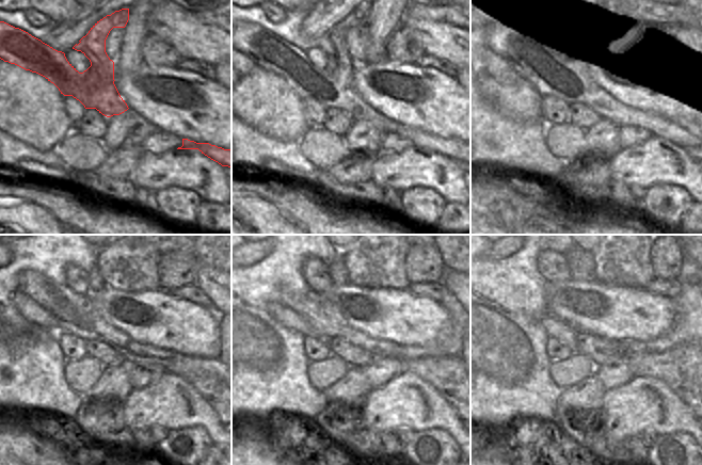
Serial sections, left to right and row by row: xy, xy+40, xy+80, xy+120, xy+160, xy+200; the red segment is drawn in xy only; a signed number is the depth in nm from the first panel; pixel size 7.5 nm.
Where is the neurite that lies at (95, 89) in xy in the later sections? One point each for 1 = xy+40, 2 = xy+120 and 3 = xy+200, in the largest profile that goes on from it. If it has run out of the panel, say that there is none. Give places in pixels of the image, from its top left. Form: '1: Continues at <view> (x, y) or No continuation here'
1: Continues at xy+40 (333, 86)
2: Continues at xy+120 (77, 314)
3: Continues at xy+200 (687, 327).

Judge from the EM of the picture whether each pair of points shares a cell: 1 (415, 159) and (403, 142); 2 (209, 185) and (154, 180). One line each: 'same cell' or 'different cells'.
1: different cells
2: same cell

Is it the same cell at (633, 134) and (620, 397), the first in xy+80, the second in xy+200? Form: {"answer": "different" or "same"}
{"answer": "different"}

